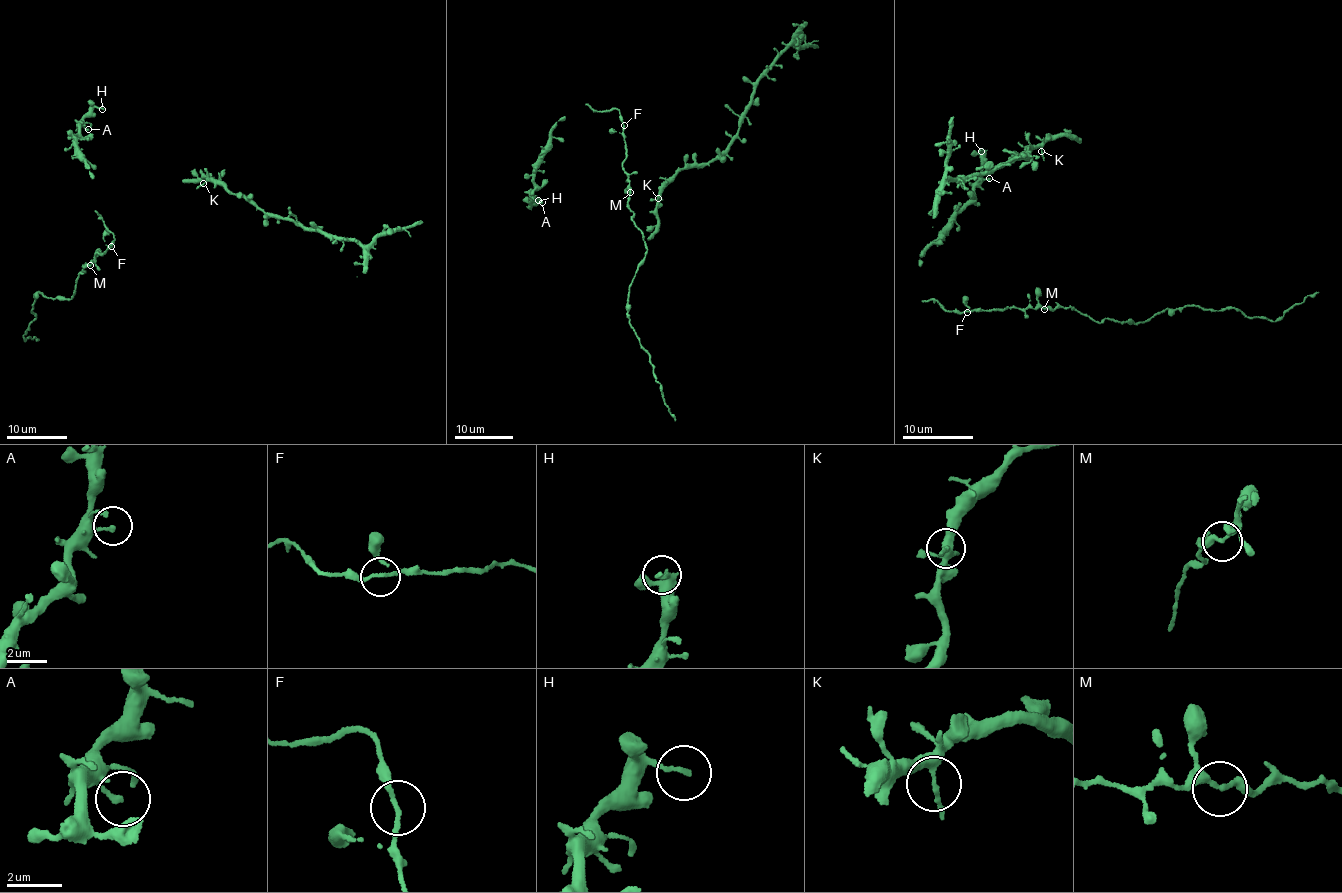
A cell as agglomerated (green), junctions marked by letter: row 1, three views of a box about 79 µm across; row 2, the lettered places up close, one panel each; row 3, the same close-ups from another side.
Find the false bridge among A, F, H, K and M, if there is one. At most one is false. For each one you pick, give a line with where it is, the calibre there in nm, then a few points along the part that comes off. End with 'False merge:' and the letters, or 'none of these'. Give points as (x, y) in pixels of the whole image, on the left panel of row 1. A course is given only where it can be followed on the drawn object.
False merge: none of these

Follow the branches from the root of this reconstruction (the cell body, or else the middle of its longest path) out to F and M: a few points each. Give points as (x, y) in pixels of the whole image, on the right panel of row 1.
F: (1038, 288), (1034, 309), (1014, 306), (967, 312)
M: (1038, 288), (1039, 303), (1045, 308)

